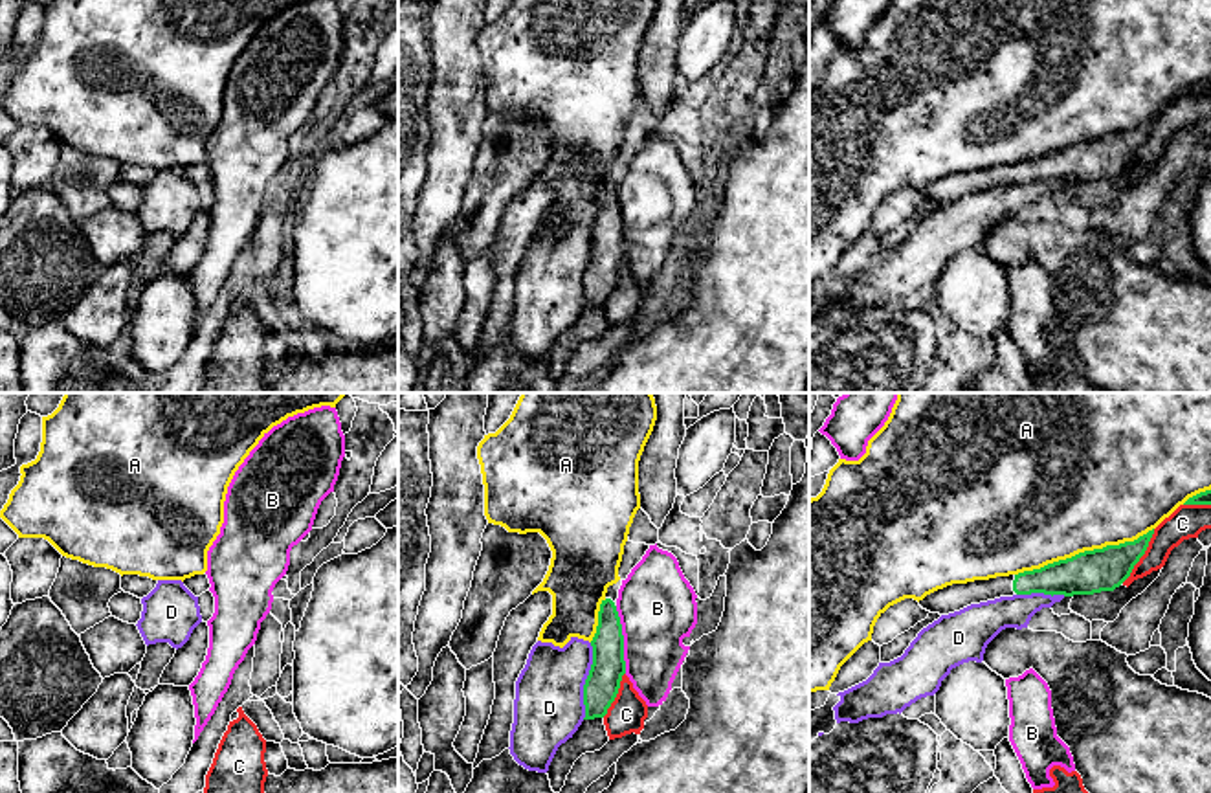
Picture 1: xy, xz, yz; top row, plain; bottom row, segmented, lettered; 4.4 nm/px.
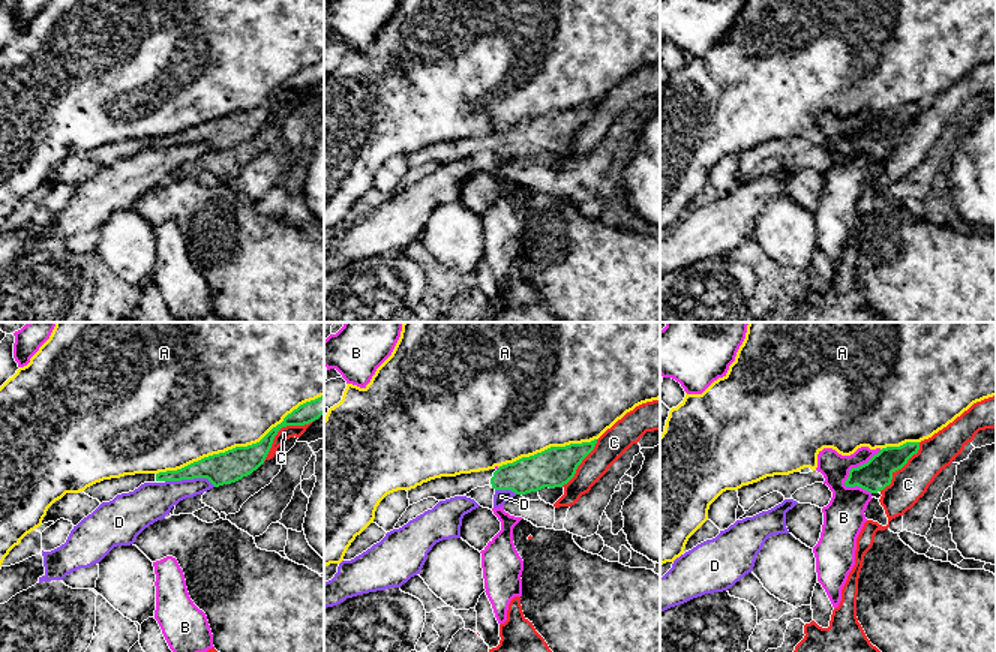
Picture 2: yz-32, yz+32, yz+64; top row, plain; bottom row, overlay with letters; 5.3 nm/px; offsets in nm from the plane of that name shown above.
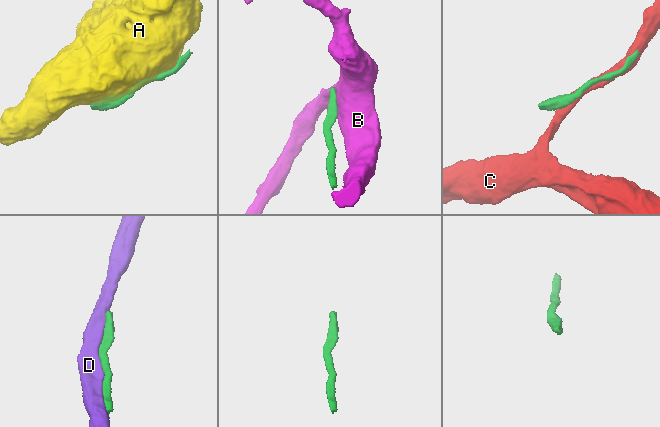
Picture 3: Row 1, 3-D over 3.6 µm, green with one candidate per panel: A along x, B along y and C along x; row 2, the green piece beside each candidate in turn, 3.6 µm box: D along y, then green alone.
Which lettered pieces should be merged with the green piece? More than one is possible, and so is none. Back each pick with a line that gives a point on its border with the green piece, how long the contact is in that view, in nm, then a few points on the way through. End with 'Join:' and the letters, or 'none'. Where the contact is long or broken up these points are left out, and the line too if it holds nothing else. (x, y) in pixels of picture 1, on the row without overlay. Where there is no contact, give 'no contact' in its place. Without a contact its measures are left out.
Join: none

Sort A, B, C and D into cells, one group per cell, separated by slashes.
A / B / C / D

